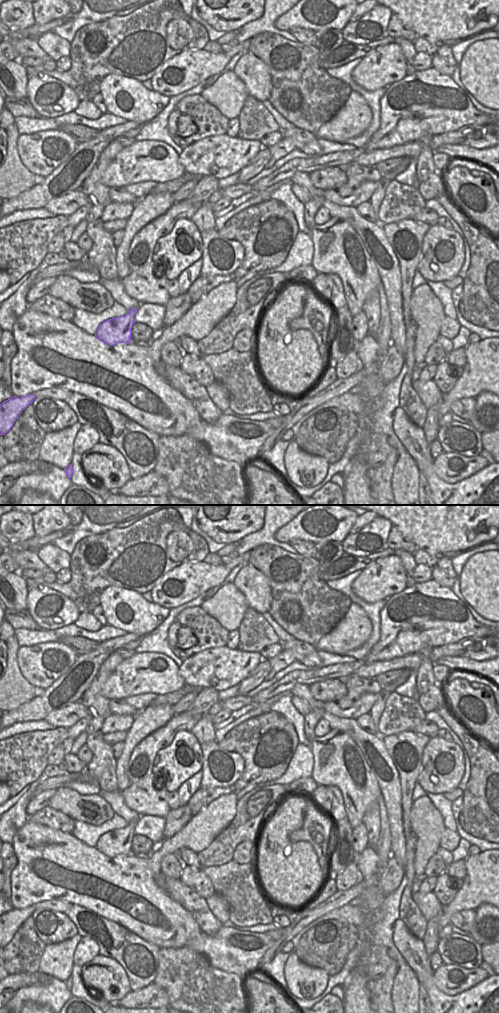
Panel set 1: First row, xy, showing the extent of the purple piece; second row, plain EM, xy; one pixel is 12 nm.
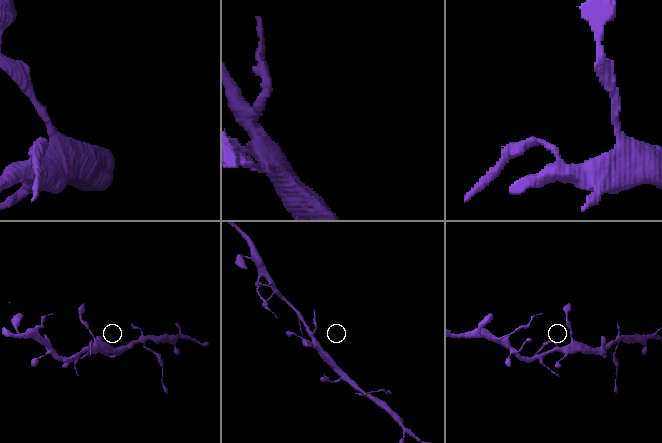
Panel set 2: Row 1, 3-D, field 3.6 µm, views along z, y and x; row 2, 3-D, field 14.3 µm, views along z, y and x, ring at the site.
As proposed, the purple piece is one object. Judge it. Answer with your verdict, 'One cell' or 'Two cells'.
One cell.

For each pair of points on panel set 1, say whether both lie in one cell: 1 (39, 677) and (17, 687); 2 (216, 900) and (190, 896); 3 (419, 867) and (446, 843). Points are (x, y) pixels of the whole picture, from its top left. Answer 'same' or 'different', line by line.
1: different
2: different
3: different

